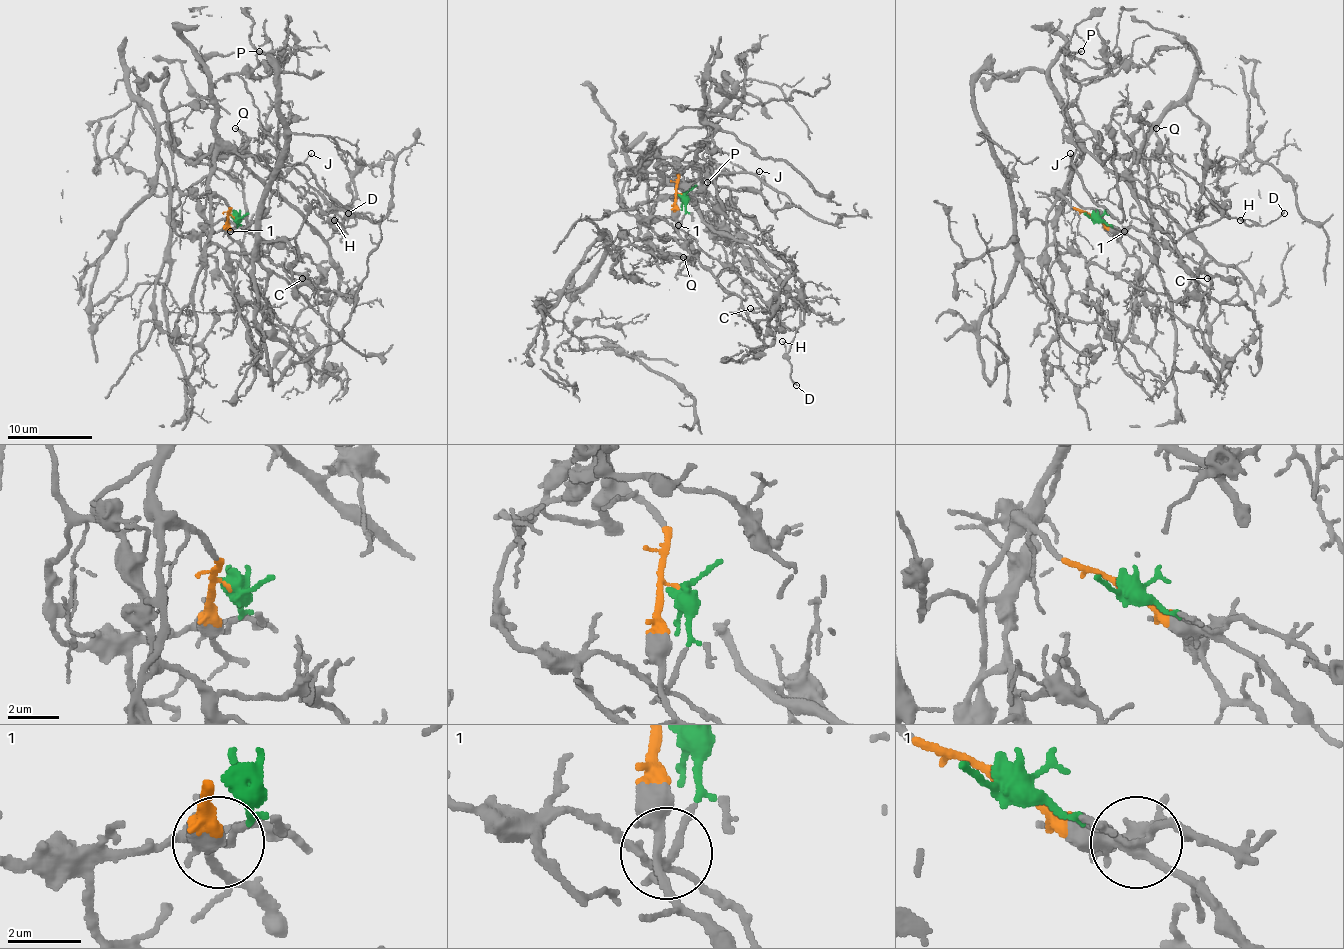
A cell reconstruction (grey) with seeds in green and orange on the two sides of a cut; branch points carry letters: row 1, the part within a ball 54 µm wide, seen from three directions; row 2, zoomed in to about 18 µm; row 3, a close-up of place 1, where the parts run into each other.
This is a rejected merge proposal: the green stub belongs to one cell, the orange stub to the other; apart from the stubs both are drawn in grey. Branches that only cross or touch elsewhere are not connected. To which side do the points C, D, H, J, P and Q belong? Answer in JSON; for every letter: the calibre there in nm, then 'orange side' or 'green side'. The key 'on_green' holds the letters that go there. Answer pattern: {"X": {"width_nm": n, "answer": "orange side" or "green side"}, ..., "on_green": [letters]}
{"C": {"width_nm": 190, "answer": "green side"}, "D": {"width_nm": 140, "answer": "orange side"}, "H": {"width_nm": 120, "answer": "orange side"}, "J": {"width_nm": 90, "answer": "orange side"}, "P": {"width_nm": 160, "answer": "green side"}, "Q": {"width_nm": 150, "answer": "green side"}, "on_green": ["C", "P", "Q"]}

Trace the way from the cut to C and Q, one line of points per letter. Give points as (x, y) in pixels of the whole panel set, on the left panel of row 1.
C: (232, 216), (236, 221), (232, 231), (243, 227), (257, 238), (283, 242), (310, 261), (319, 278), (302, 278)
Q: (232, 216), (232, 231), (175, 231), (179, 195), (166, 123), (185, 157), (232, 153), (243, 136), (234, 127)

